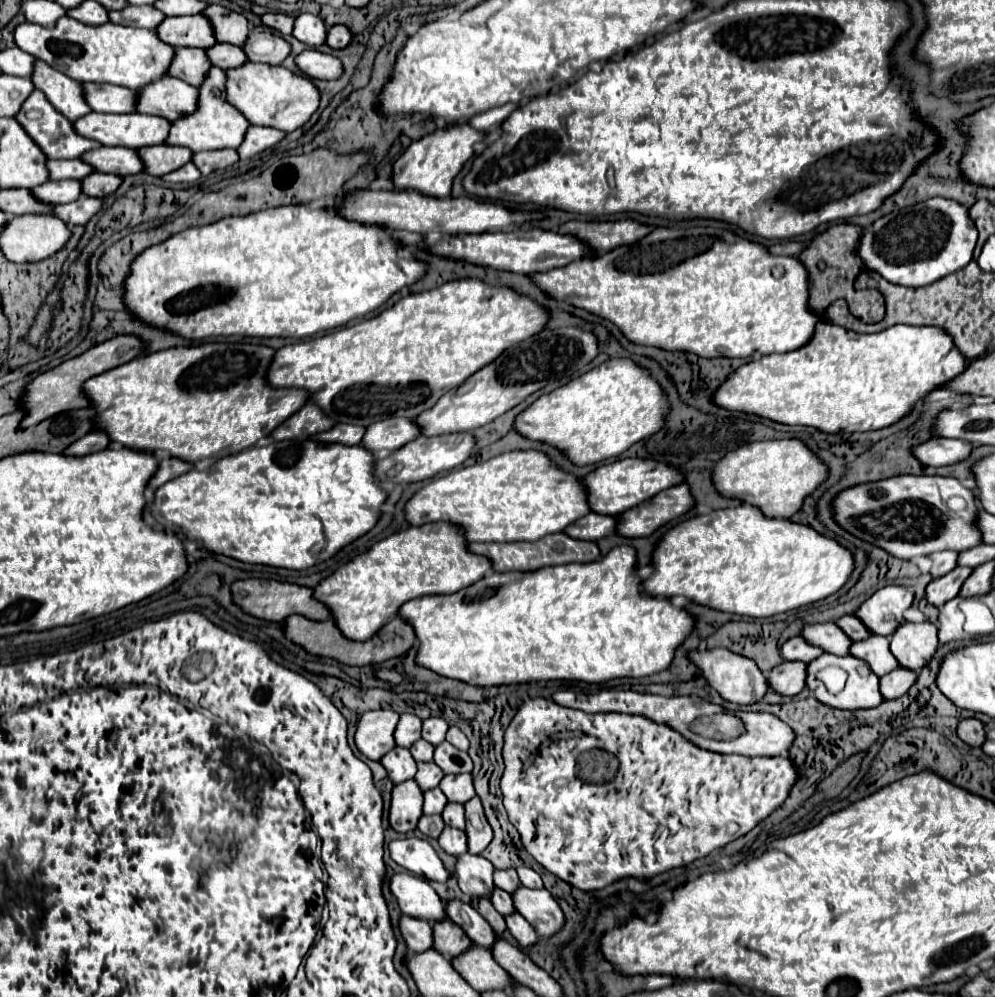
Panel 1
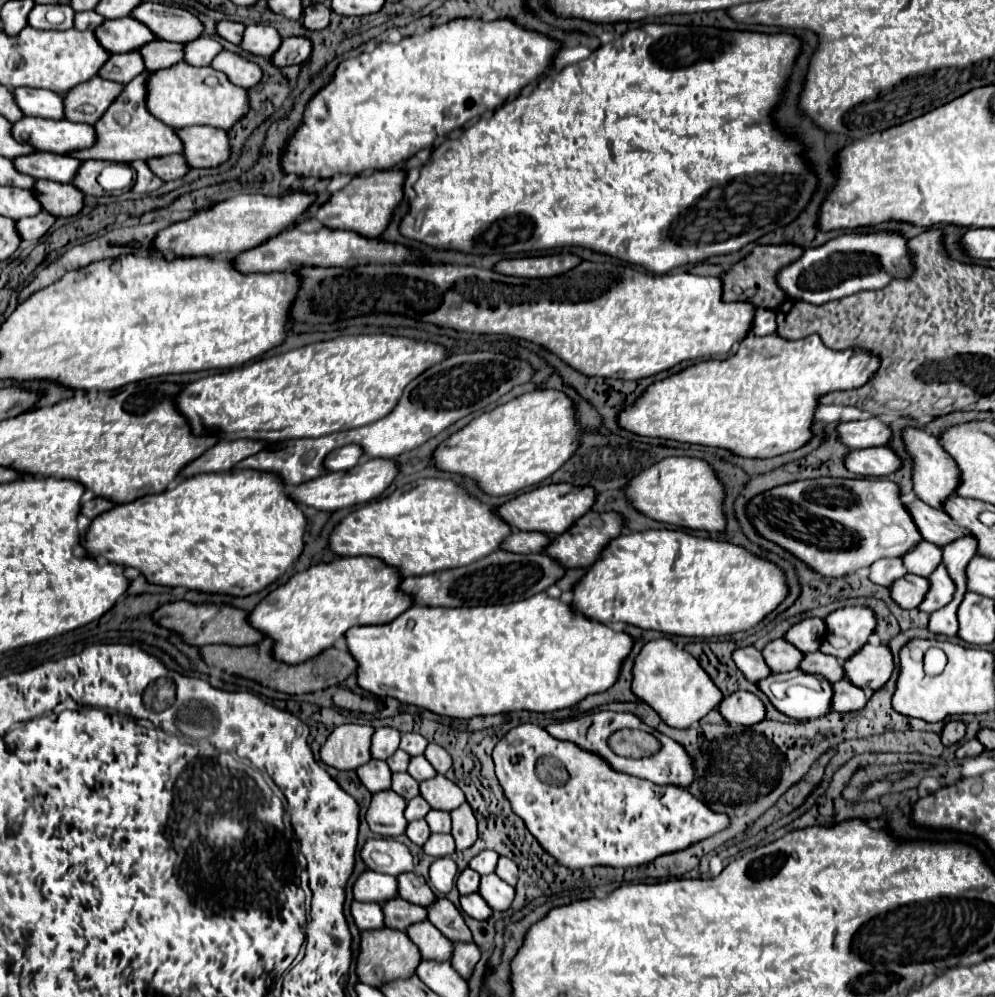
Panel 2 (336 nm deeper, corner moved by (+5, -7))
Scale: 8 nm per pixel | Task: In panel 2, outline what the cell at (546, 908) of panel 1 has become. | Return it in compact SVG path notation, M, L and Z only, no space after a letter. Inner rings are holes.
M486 874L480 878L478 894L492 910L506 910L514 900L514 888L508 886L504 880L496 878L496 874Z

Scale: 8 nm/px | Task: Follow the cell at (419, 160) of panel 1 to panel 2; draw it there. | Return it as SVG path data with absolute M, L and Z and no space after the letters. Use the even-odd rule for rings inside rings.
M376 170L376 172L366 174L366 176L358 174L352 178L352 182L348 186L334 192L330 196L330 200L326 204L322 204L316 212L310 210L308 218L316 218L326 228L338 226L342 230L352 230L364 238L376 238L386 230L394 208L402 200L404 180L406 180L404 170L392 170L392 172L390 170L382 170L382 172Z

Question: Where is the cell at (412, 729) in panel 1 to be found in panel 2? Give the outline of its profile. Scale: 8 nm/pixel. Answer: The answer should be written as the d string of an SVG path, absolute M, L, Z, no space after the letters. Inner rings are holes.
M386 726L386 728L378 728L372 734L372 744L370 744L370 754L376 760L386 760L388 756L394 754L394 750L400 744L400 732Z

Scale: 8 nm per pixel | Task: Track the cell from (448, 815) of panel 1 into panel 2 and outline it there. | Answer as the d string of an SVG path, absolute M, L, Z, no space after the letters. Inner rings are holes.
M430 810L426 816L426 822L430 826L430 832L450 832L450 812Z

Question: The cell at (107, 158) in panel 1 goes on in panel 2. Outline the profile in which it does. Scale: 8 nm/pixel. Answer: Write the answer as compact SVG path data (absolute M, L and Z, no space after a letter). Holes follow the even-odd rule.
M32 152L18 156L12 162L20 174L32 176L34 180L44 178L52 182L72 182L72 174L80 168L80 160L54 152Z

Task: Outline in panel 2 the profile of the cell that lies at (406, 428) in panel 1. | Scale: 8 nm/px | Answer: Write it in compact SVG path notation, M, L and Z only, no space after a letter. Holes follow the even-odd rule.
M348 444L348 446L342 446L342 448L336 448L332 450L326 458L324 458L324 468L330 472L342 472L342 470L348 470L348 468L354 468L358 462L360 462L360 456L362 456L362 450L360 446L356 444Z

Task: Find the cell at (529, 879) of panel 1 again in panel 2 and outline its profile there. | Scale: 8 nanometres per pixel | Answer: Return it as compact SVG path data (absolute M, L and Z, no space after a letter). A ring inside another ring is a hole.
M500 856L494 872L496 872L496 876L500 876L500 878L502 878L504 882L508 882L510 886L514 886L516 880L518 880L518 866L516 866L510 858Z

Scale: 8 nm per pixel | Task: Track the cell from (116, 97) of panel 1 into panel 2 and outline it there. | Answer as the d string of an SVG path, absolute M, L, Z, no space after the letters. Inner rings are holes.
M14 88L14 102L24 116L54 118L58 120L62 112L62 94L52 94L50 90L36 88Z

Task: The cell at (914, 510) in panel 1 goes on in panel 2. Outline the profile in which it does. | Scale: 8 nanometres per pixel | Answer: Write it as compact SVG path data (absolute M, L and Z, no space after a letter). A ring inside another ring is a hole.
M816 478L798 480L766 490L746 504L746 514L754 530L796 556L810 570L826 578L838 578L858 568L870 566L878 558L900 556L920 542L908 510L898 498L898 486L890 480L868 478ZM884 526L900 526L908 538L896 546L880 546L880 530Z

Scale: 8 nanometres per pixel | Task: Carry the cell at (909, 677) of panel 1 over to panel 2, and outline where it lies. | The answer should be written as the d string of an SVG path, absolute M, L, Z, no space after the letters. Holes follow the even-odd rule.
M840 680L832 684L832 704L830 710L834 712L856 712L868 702L868 694L848 680Z

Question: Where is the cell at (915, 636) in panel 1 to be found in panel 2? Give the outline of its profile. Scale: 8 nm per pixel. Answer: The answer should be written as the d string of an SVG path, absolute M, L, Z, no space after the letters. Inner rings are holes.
M866 644L862 650L858 650L852 658L844 662L844 678L862 690L882 688L892 676L892 670L894 660L886 644Z

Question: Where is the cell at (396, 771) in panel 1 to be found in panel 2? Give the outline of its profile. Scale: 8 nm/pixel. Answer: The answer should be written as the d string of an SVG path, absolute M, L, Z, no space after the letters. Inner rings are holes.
M370 760L368 764L356 768L356 774L358 774L360 782L362 782L372 794L390 788L392 772L388 770L388 764L382 762L382 760Z

